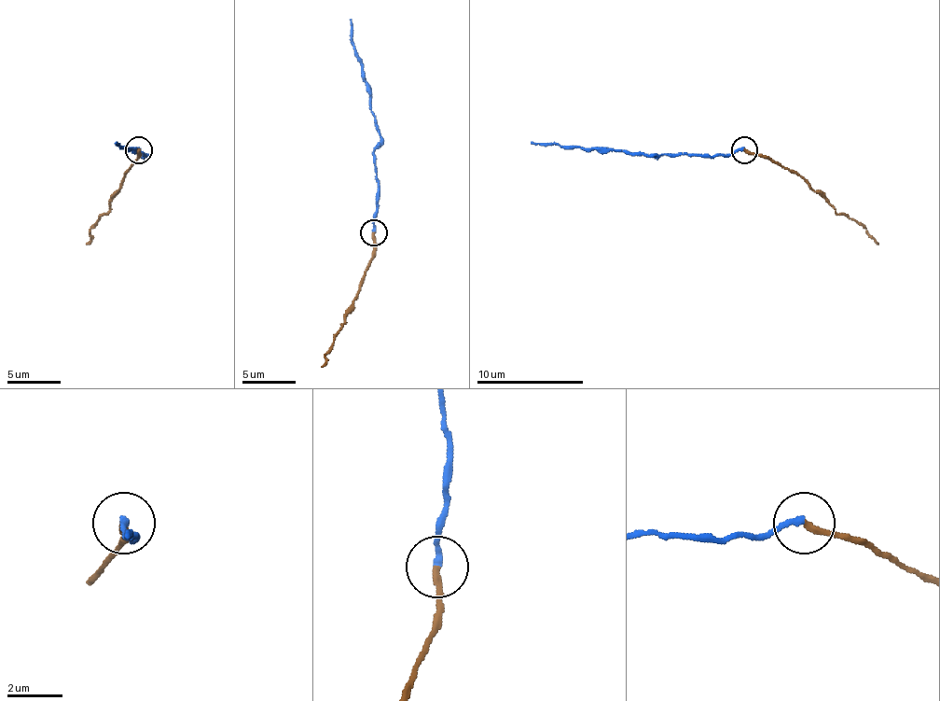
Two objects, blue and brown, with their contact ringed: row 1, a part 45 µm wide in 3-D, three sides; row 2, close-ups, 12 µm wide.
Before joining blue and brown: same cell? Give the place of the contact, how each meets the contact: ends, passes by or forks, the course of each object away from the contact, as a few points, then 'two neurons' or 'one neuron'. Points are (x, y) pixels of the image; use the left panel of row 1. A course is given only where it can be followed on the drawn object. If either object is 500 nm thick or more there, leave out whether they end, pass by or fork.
at (138, 150); blue ends there; brown ends there; blue runs (139, 149), (142, 157), (139, 155), (145, 155), (136, 149), (115, 141); brown runs (139, 149), (139, 157), (110, 200), (110, 211), (99, 219), (86, 243); two neurons

